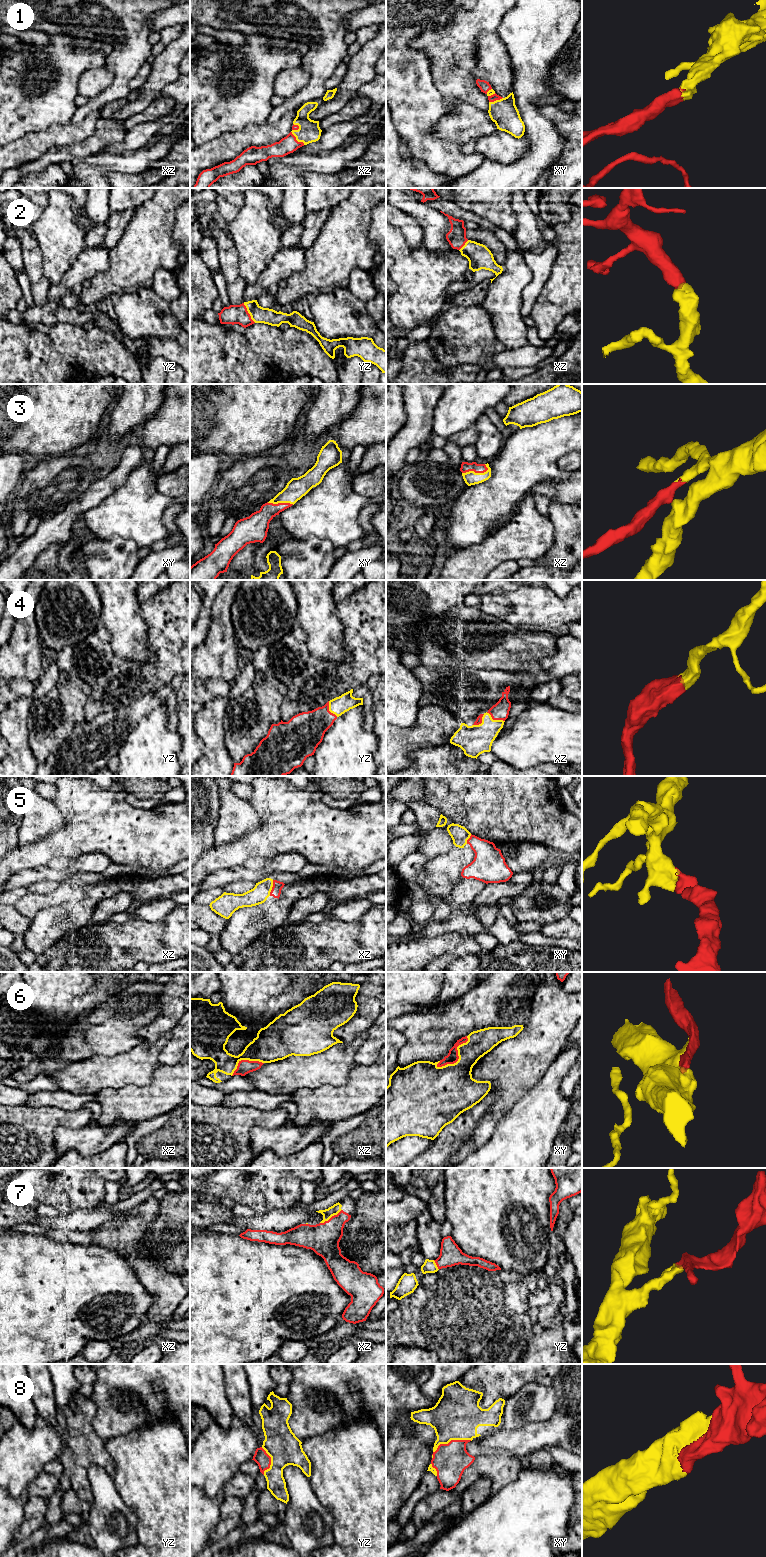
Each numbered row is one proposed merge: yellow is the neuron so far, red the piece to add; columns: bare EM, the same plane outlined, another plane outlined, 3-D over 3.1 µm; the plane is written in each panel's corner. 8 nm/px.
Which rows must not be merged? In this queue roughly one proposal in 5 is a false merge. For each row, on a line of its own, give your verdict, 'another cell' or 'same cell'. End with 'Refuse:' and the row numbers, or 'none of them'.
1: same cell
2: same cell
3: same cell
4: same cell
5: same cell
6: same cell
7: same cell
8: same cell
Refuse: none of them

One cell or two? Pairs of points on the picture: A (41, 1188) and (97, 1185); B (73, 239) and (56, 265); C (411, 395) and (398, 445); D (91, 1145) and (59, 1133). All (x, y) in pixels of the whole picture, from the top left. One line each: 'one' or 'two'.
A: one
B: one
C: one
D: one

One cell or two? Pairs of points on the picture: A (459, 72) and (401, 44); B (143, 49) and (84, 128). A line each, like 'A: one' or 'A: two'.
A: two
B: two

